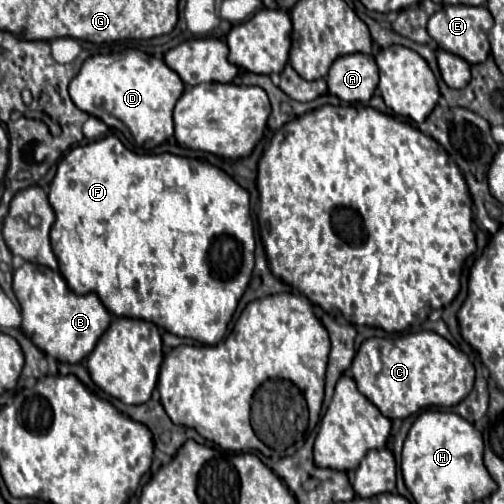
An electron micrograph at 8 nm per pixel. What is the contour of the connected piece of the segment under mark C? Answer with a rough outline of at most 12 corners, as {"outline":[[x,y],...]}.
{"outline":[[428,330],[366,340],[358,390],[386,418],[456,406],[468,356]]}

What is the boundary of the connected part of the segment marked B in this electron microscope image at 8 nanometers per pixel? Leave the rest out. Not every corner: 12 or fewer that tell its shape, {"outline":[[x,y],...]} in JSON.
{"outline":[[48,266],[14,272],[22,330],[58,362],[82,362],[110,326],[96,294]]}

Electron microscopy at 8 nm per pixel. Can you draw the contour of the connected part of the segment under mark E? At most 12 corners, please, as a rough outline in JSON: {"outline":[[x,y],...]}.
{"outline":[[444,6],[428,34],[470,64],[490,52],[486,6]]}

